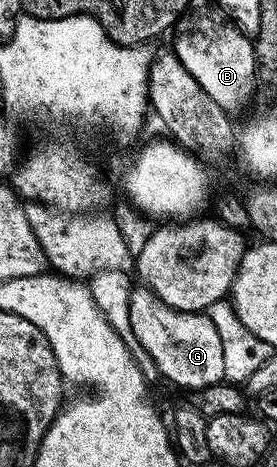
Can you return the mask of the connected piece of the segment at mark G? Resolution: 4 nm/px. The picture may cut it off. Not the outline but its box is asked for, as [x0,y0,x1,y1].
[130,287,224,391]

